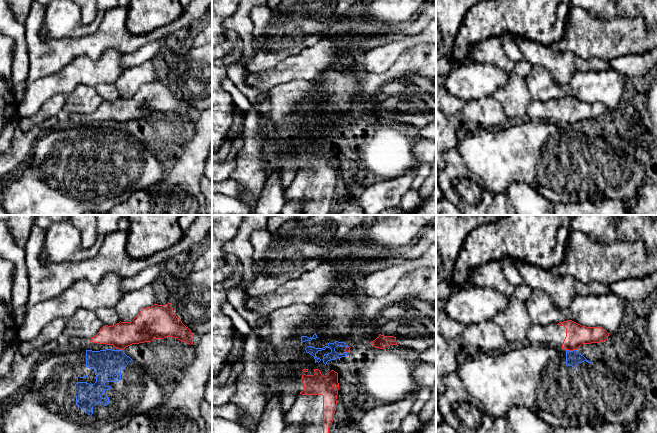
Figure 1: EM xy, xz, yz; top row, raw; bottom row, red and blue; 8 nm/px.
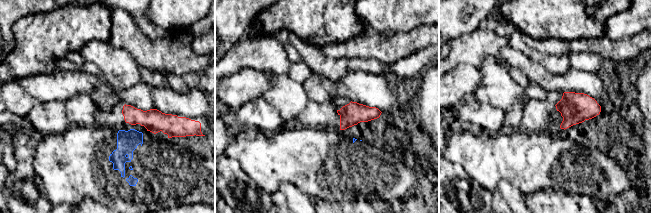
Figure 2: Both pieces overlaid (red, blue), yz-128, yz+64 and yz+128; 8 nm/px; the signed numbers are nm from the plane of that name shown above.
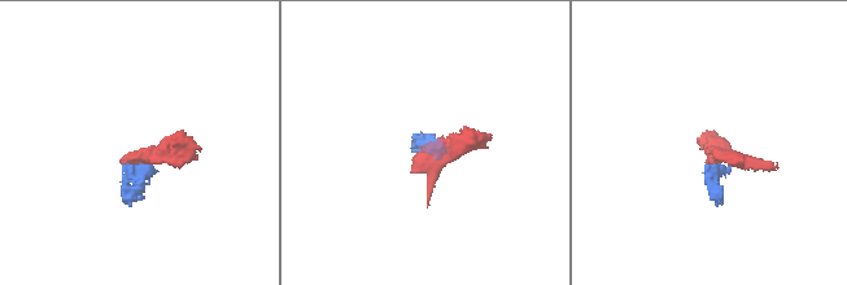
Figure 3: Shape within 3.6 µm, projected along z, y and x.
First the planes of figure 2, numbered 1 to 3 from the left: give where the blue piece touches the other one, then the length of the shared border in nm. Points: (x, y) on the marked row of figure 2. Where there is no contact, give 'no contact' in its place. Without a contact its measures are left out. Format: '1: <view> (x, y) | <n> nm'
1: no contact
2: no contact
3: no contact

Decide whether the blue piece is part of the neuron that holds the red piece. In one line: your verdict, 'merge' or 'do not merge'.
do not merge

